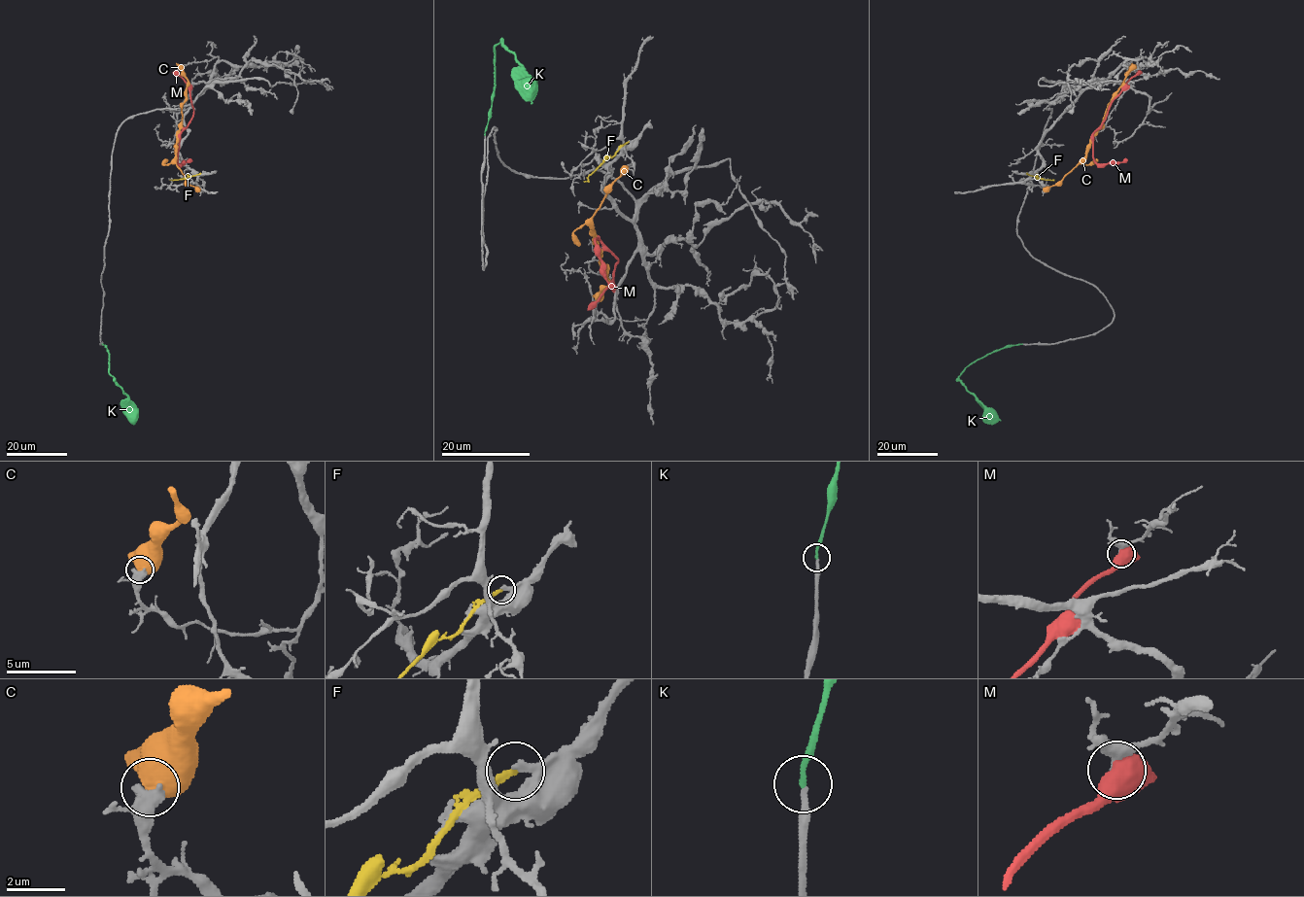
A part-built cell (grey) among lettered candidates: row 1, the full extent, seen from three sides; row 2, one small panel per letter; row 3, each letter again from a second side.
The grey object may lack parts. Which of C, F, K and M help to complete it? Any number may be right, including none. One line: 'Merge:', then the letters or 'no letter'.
Merge: K

